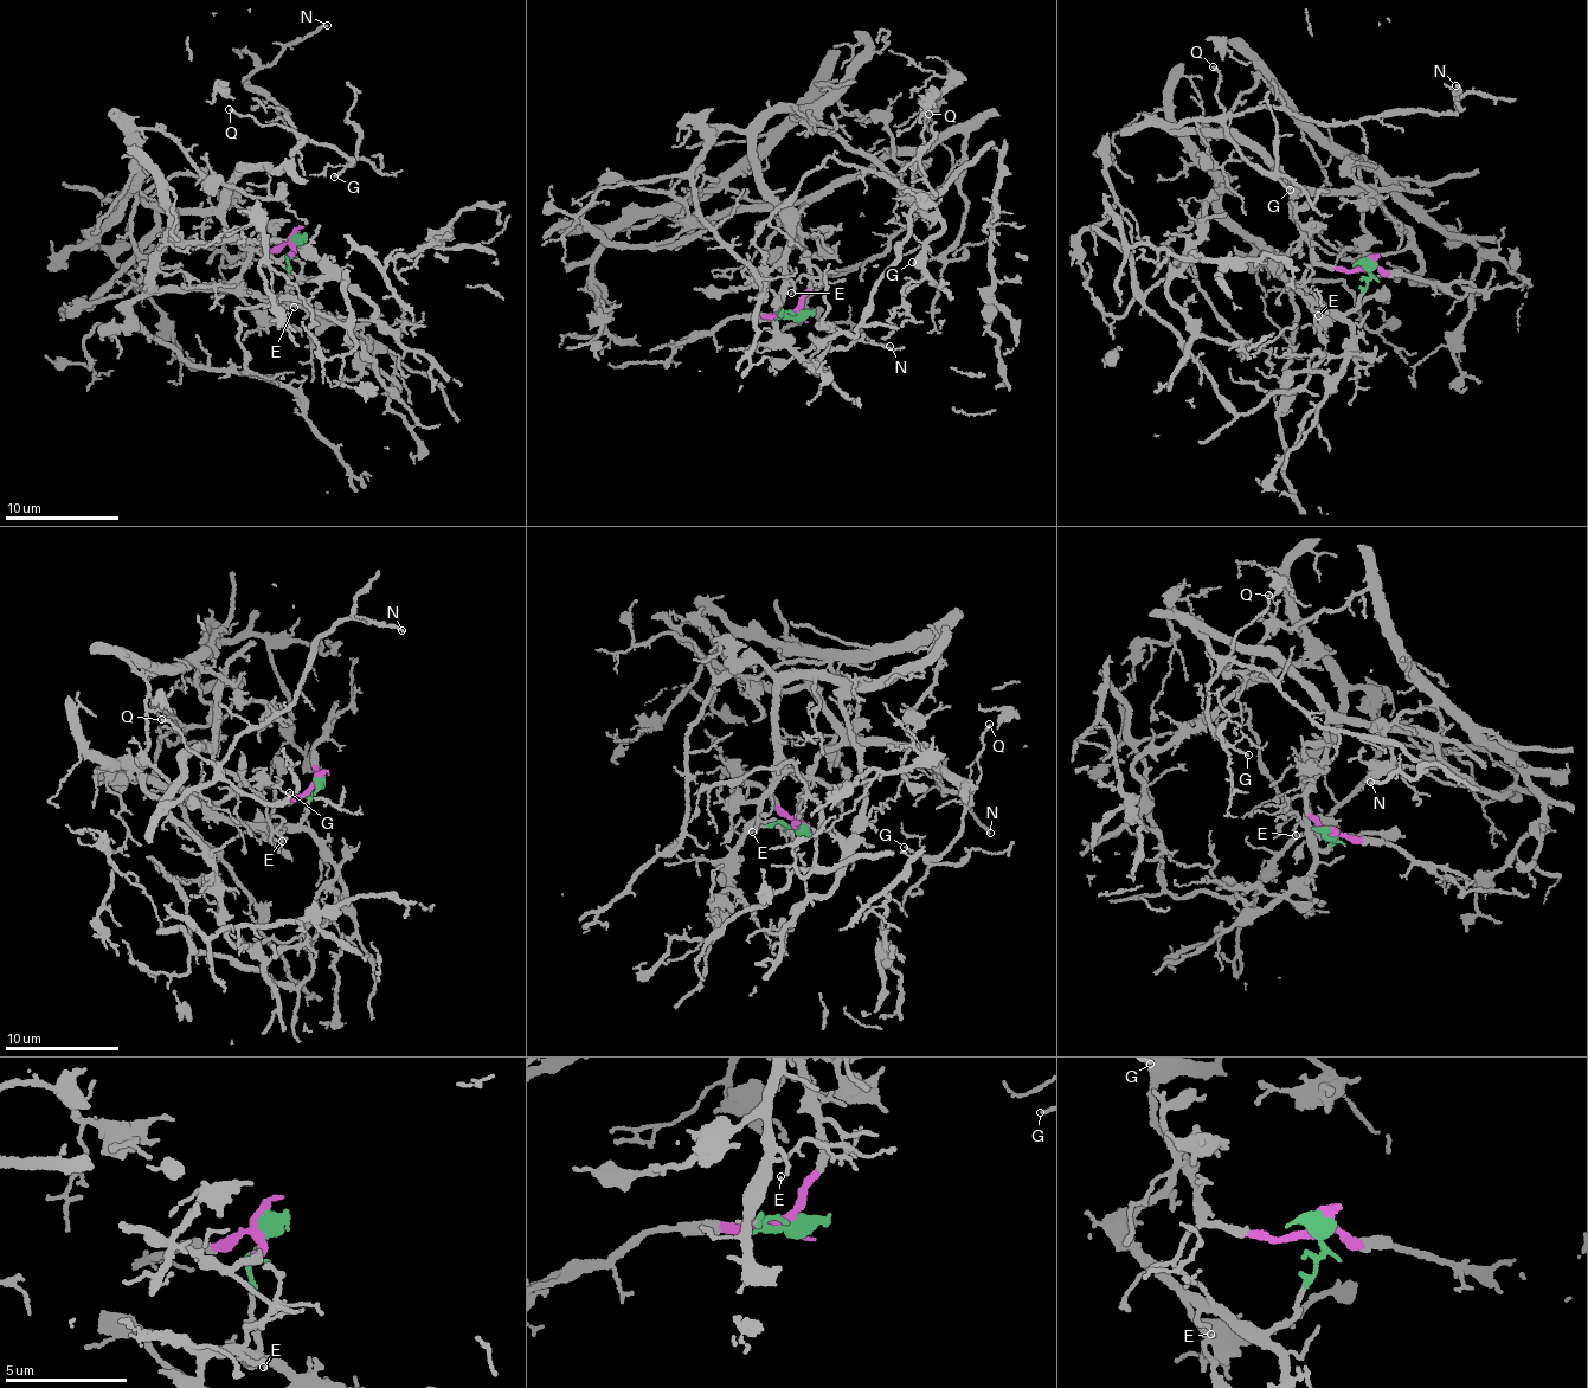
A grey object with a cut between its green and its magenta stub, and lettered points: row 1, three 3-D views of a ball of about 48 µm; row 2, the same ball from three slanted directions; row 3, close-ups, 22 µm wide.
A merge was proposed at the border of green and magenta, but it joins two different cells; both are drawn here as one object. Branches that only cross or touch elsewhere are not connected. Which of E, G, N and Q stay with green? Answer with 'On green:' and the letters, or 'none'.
On green: E

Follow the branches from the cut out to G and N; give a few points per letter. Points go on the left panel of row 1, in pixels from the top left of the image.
G: (293, 241), (277, 259), (231, 241), (224, 201), (244, 171), (283, 168), (309, 137), (351, 159), (333, 178)
N: (293, 241), (277, 259), (231, 241), (224, 201), (303, 142), (245, 82), (327, 24)

